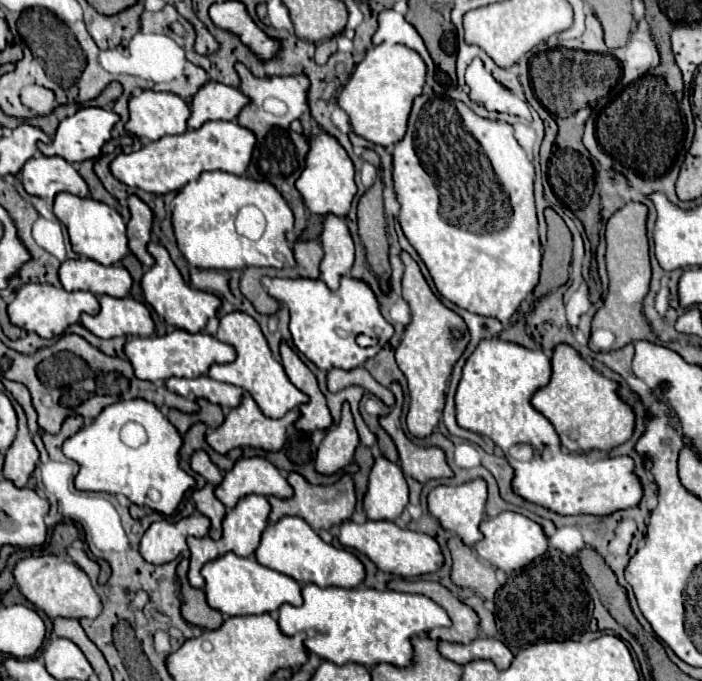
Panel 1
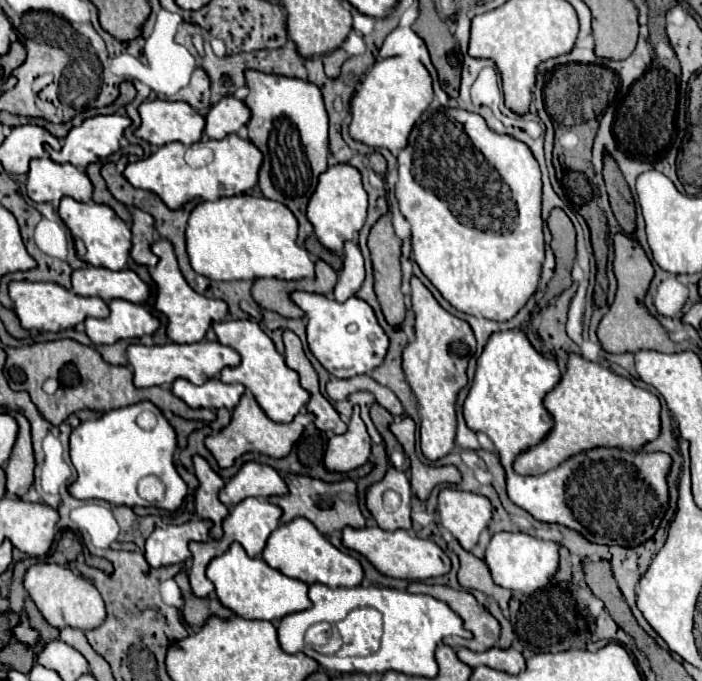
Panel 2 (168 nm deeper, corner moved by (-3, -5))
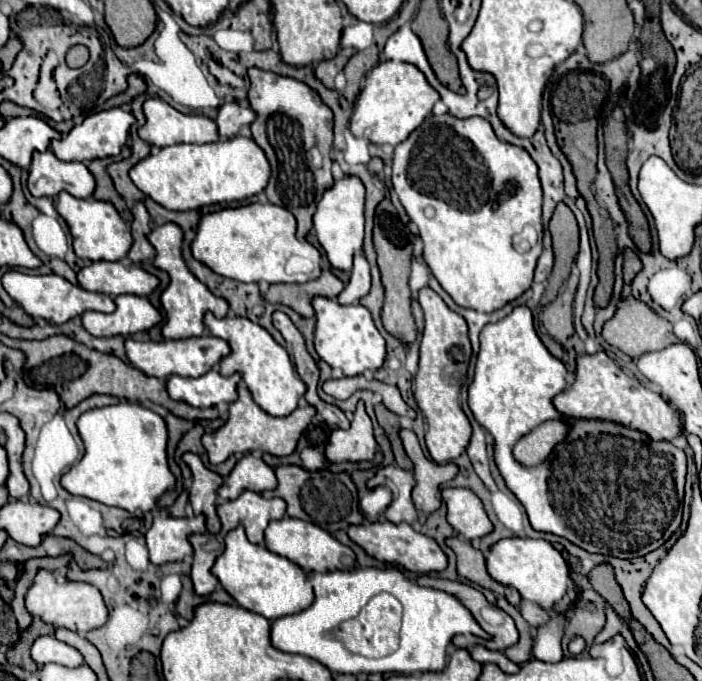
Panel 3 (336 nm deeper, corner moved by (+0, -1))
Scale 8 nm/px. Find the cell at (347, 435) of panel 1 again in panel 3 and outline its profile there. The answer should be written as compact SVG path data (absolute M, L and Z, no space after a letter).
M358 403L350 429L332 431L326 445L326 459L330 463L372 461L374 453L376 441L372 433L372 421L364 411L364 403Z

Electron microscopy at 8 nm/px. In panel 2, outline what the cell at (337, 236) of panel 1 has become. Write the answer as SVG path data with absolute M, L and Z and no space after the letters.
M345 243L345 257L343 257L343 271L339 273L337 287L333 291L335 301L343 303L349 297L357 295L357 291L363 285L365 279L365 267L363 267L363 255L355 243Z

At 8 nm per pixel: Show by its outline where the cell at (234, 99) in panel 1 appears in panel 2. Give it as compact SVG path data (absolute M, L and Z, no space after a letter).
M227 95L211 107L205 119L205 135L211 139L223 139L247 125L247 121L251 119L251 111L243 101L235 99L233 95Z

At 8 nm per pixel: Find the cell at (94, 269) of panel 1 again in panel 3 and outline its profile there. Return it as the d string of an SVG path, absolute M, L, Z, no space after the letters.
M96 261L84 265L78 271L78 283L86 291L104 293L108 297L116 297L122 293L146 297L158 287L158 277L146 273L138 265L126 269L118 261Z

